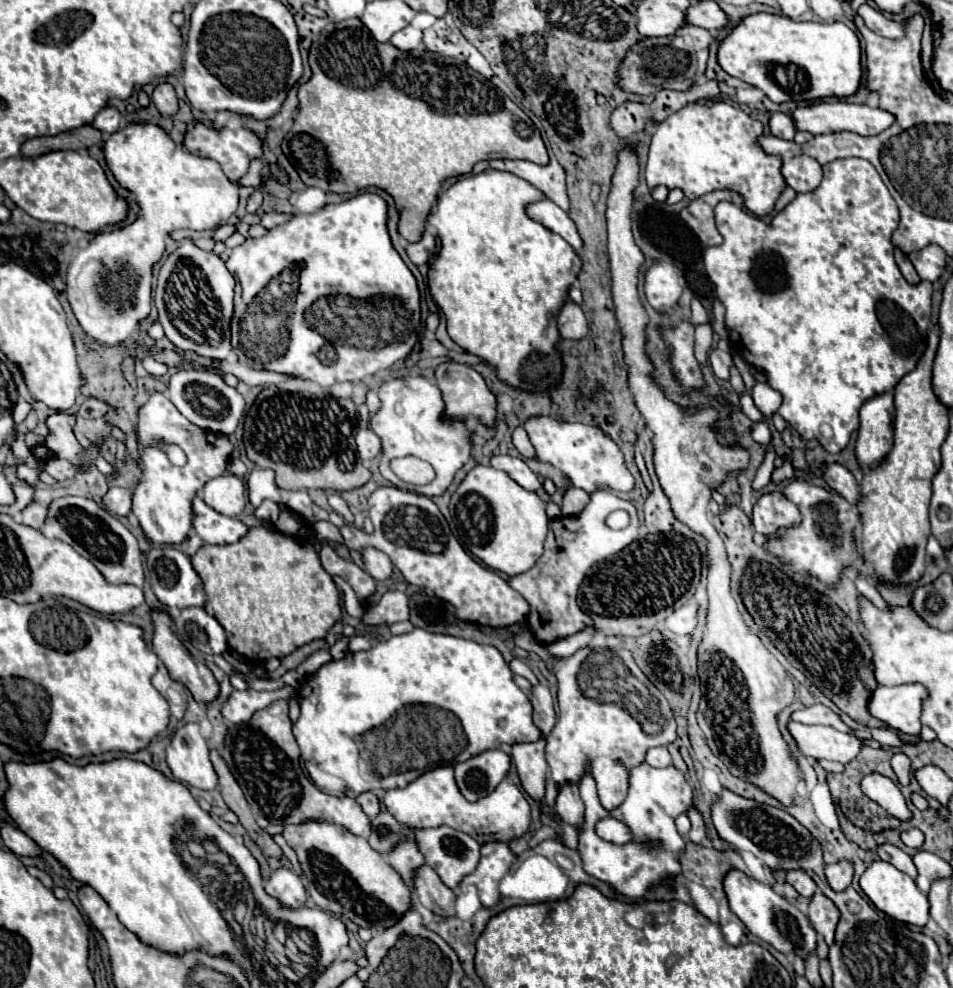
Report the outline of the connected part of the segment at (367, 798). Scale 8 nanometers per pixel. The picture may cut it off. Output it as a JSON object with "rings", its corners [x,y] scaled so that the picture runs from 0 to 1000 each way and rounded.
{"rings":[[[381,802],[373,808],[373,812],[379,816],[379,820],[387,826],[387,828],[393,828],[393,824],[398,824],[398,810],[391,802]]]}

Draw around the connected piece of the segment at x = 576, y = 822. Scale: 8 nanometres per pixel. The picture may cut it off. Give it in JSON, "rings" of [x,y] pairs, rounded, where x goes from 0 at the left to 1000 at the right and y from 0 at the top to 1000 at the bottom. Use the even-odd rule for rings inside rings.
{"rings":[[[595,794],[587,800],[587,806],[584,806],[584,814],[582,814],[582,820],[584,824],[589,826],[589,830],[593,834],[599,834],[603,836],[605,840],[610,840],[612,836],[612,824],[614,824],[614,818],[612,818],[612,810],[608,806],[608,798],[603,794]]]}

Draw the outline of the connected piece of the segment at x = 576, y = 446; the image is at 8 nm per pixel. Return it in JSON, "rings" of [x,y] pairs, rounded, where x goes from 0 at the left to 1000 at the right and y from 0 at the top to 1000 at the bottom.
{"rings":[[[557,421],[551,425],[549,433],[553,435],[557,449],[566,468],[576,468],[587,474],[603,494],[622,500],[631,494],[641,494],[647,498],[660,498],[666,492],[666,484],[656,472],[652,453],[626,431],[616,431],[610,427],[589,427],[578,421]]]}

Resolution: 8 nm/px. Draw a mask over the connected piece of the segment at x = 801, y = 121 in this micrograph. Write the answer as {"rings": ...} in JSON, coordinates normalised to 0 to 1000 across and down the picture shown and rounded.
{"rings":[[[874,101],[874,103],[855,103],[843,109],[836,109],[834,113],[830,113],[830,117],[834,119],[836,132],[847,132],[851,136],[872,136],[872,134],[897,134],[901,138],[918,138],[927,132],[931,132],[937,123],[939,117],[924,111],[924,109],[912,109],[908,105],[893,105],[887,101]]]}

